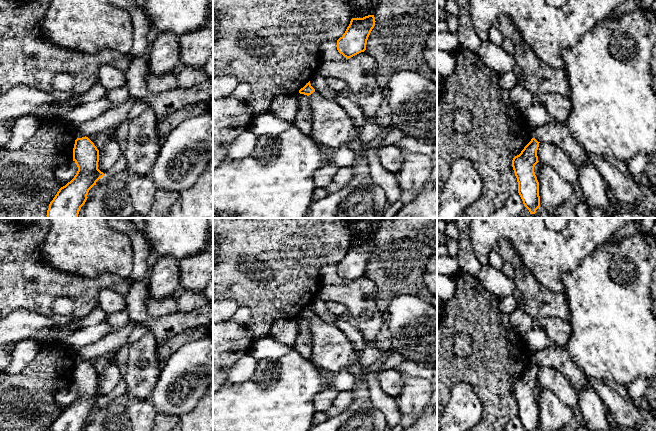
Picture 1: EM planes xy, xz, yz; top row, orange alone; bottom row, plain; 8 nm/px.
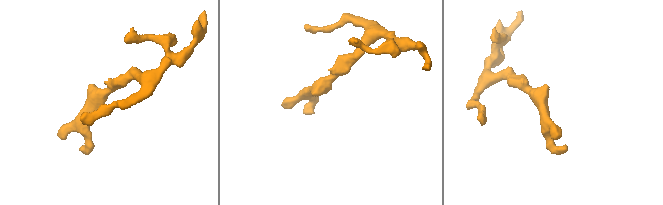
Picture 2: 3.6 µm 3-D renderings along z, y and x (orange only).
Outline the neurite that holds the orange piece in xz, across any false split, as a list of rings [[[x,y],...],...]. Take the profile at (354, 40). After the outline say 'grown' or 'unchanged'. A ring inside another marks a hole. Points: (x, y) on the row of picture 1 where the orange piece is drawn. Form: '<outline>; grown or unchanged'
[[[374,15],[352,18],[343,36],[337,40],[338,52],[347,59],[364,52],[375,22]]]; unchanged

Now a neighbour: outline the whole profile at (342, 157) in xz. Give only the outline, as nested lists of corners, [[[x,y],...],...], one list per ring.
[[[341,147],[334,150],[329,150],[327,164],[338,168],[351,167],[355,161],[356,152],[347,148]]]

